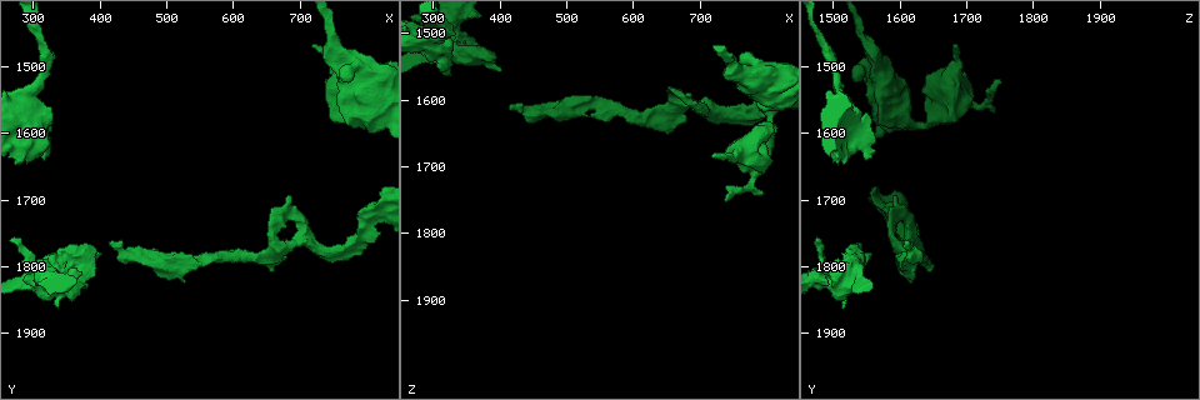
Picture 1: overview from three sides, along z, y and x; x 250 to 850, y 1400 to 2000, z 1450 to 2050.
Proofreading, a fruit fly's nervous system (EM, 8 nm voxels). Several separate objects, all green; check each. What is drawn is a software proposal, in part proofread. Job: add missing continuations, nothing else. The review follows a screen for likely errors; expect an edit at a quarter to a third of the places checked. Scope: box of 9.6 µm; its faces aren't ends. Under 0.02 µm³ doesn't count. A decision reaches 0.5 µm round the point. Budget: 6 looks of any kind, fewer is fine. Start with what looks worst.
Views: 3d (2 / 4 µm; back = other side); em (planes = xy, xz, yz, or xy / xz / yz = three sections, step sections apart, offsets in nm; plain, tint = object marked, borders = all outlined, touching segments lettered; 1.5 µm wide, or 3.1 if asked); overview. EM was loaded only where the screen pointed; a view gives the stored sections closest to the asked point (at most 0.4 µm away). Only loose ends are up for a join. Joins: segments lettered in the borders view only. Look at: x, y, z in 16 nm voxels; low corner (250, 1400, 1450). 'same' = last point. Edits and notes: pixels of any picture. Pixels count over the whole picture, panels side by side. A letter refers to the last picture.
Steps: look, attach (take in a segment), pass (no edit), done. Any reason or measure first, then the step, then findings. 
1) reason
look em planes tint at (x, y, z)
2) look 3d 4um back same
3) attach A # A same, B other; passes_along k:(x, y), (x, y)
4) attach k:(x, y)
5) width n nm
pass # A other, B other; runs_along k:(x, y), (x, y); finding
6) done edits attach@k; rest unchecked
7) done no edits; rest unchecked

an open end
look em xy step 4 borders at (655, 1805, 1655)

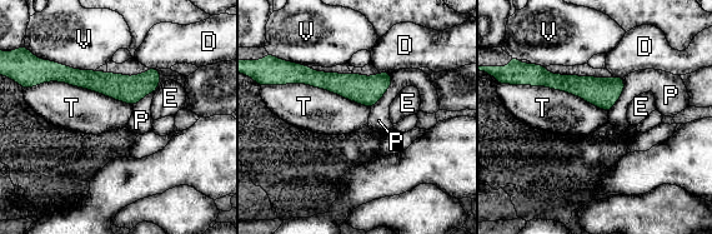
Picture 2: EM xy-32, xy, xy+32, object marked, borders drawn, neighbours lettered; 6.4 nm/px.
look em yz step 4 borders same

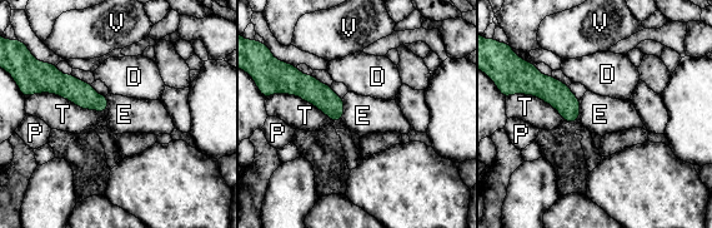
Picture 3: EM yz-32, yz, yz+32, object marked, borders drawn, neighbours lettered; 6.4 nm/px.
pass # D other, E other, P other, T other, V other; border 3:(342, 98), (342, 115), (340, 119); none of them fits

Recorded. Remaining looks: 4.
free end
look em planes borders at (520, 1820, 1615)

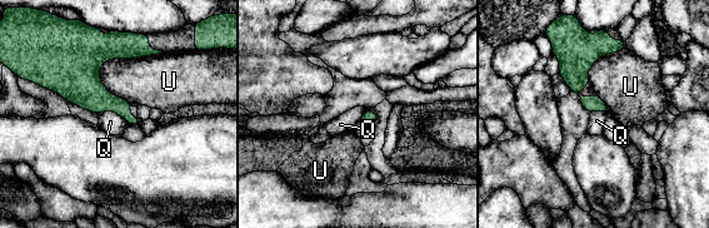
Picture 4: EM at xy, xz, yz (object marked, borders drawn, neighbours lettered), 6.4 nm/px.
longest_contact U 440 nm
pass # Q other, U other; border 4:(98, 113), (114, 110), (131, 124); none of them fits

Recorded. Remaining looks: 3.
look 3d 4um at (795, 1560, 1740)

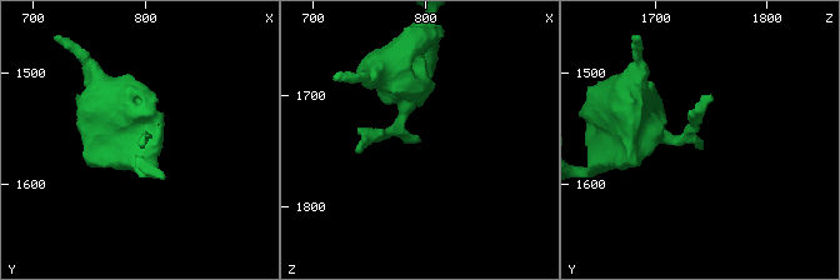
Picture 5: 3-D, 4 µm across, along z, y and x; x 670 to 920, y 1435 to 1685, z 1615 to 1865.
look em xy step 8 borders at (796, 1560, 1742)

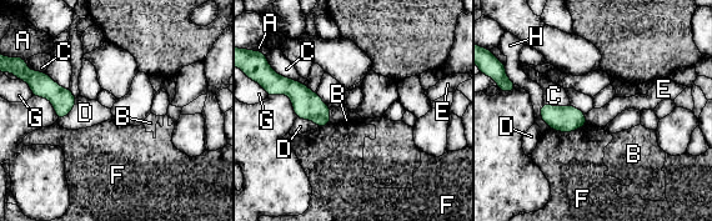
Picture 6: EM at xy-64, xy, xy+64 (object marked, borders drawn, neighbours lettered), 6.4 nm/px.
look em planes borders same

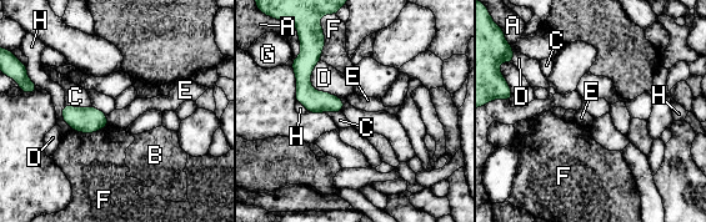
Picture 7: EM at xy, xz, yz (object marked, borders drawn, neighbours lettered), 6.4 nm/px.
pass # A other, B other, C other, D other, E other, F other, G other, H other; border 7:(65, 104), (70, 106), (91, 106); none of them fits

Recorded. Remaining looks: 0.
done no edits; rest unchecked

